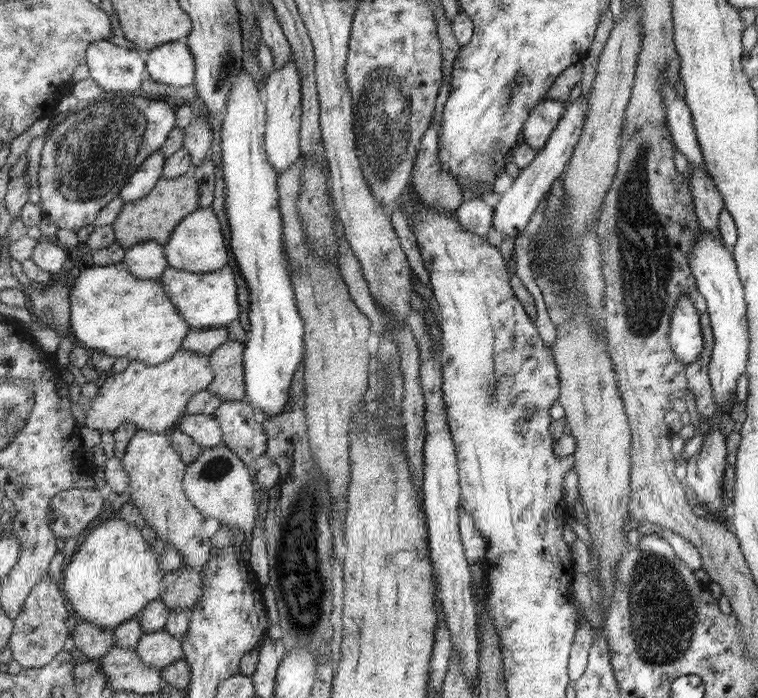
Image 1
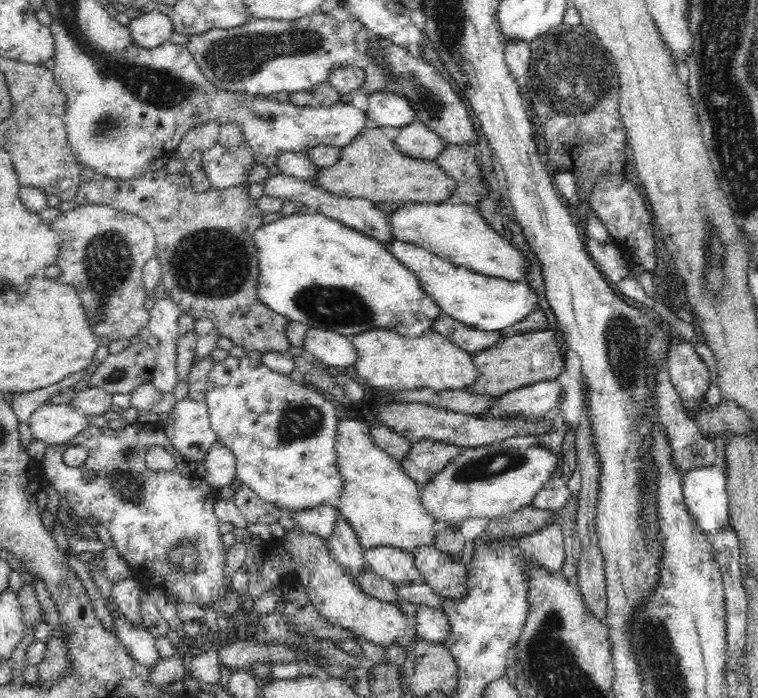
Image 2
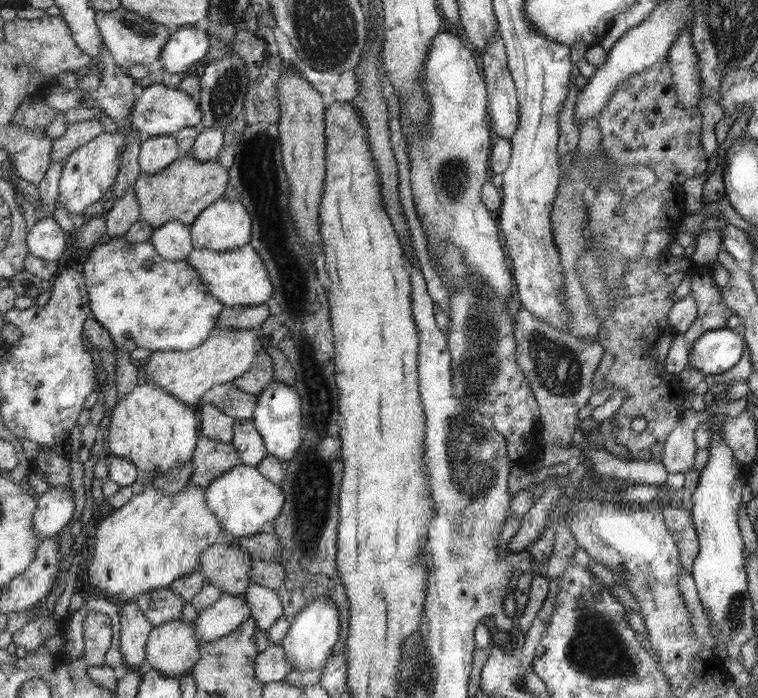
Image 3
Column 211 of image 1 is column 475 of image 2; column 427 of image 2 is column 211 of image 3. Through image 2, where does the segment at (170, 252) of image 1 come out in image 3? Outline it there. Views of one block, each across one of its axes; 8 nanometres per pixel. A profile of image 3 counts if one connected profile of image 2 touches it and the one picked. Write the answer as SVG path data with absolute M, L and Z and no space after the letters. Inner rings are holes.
M222 197L190 225L195 249L228 252L251 242L252 216L244 203Z

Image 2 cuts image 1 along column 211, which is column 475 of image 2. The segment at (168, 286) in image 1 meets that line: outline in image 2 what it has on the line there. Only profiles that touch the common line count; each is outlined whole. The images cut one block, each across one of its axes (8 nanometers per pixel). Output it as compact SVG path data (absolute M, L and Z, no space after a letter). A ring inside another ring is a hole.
M394 240L382 243L389 248L403 266L419 276L420 286L439 306L444 316L450 316L478 330L493 332L522 322L538 309L538 294L525 282L509 282L504 279L486 277L455 266L444 258L420 246Z

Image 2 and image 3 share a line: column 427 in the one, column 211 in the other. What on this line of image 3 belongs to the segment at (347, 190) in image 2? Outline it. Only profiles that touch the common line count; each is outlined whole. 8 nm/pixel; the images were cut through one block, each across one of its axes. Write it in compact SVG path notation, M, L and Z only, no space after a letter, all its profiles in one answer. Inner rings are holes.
M180 155L172 164L159 173L140 173L134 183L134 193L140 205L140 221L150 223L154 229L171 220L192 225L210 205L227 192L230 174L218 161L202 162L192 155Z

